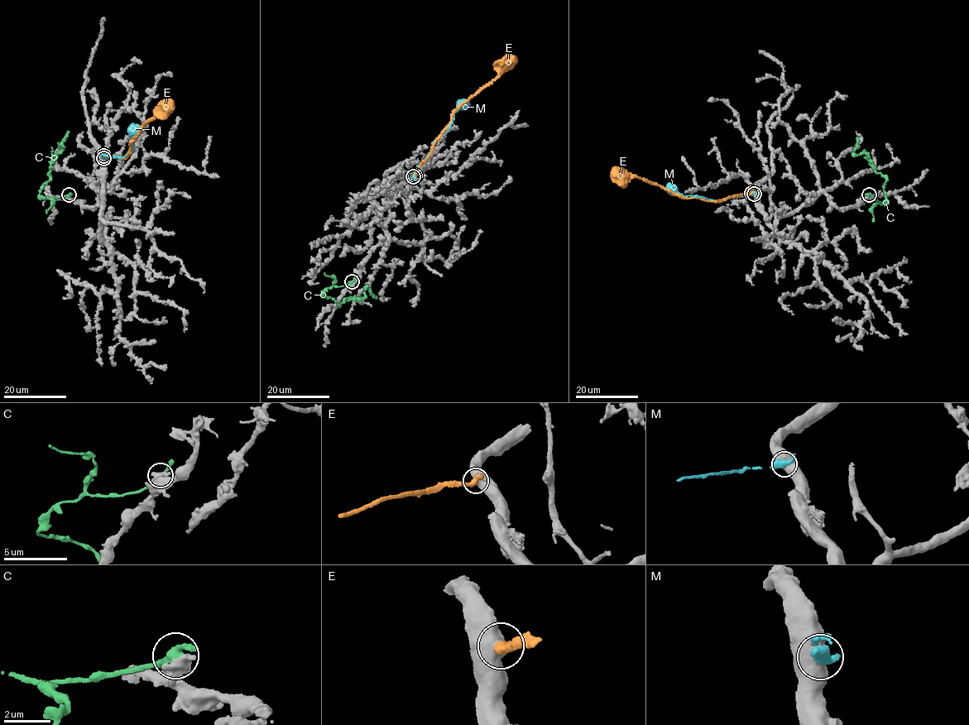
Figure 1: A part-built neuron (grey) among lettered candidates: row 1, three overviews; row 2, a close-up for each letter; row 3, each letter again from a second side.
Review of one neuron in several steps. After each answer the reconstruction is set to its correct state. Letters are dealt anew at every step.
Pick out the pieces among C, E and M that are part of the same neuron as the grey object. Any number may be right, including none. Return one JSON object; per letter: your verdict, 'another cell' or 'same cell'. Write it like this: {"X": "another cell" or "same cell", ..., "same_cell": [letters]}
{"C": "another cell", "E": "another cell", "M": "another cell", "same_cell": []}

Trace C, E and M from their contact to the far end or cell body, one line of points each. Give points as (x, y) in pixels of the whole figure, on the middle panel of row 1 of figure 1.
C: (352, 281), (324, 289), (322, 296), (333, 299), (339, 305), (347, 298), (362, 298), (367, 287), (376, 298)
E: (414, 175), (450, 121), (451, 113), (488, 84), (501, 69), (509, 67), (515, 56)
M: (413, 176), (414, 171), (426, 158), (435, 140), (448, 127), (454, 112), (458, 109), (458, 103), (465, 100)

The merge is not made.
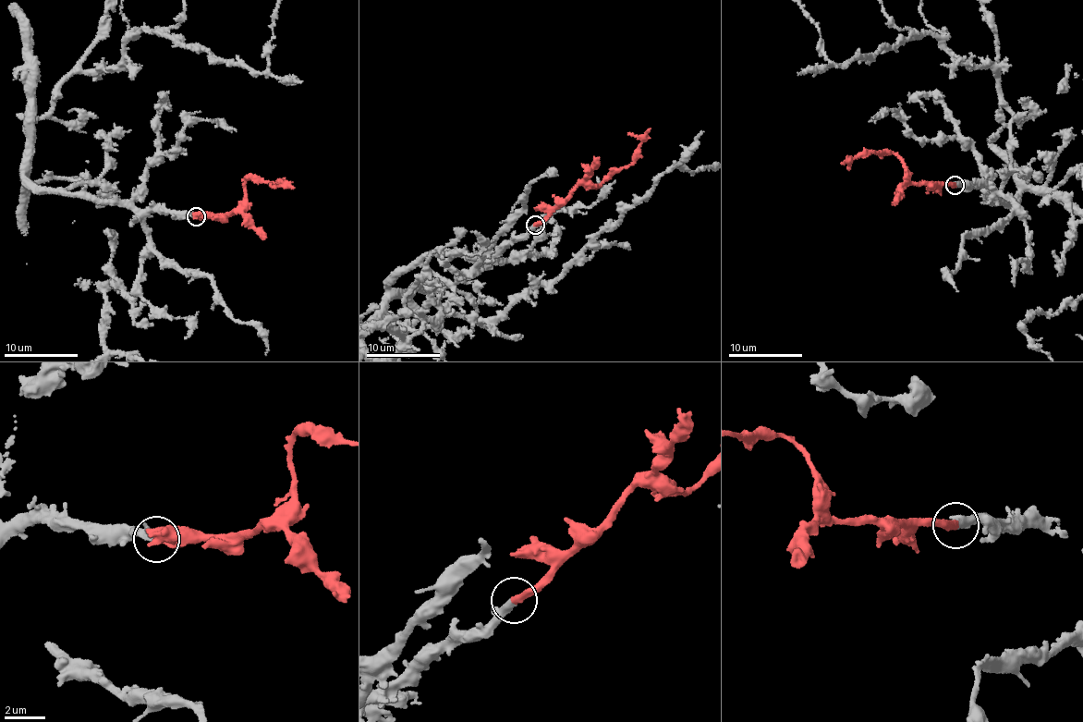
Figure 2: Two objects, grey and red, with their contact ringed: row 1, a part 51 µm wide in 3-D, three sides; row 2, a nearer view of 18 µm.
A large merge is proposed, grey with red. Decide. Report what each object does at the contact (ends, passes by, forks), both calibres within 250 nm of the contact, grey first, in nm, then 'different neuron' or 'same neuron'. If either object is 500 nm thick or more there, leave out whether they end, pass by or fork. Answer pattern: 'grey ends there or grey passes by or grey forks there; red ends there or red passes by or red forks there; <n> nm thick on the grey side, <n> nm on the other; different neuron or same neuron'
grey ends there; red ends there; 380 nm thick on the grey side, 320 nm on the other; same neuron

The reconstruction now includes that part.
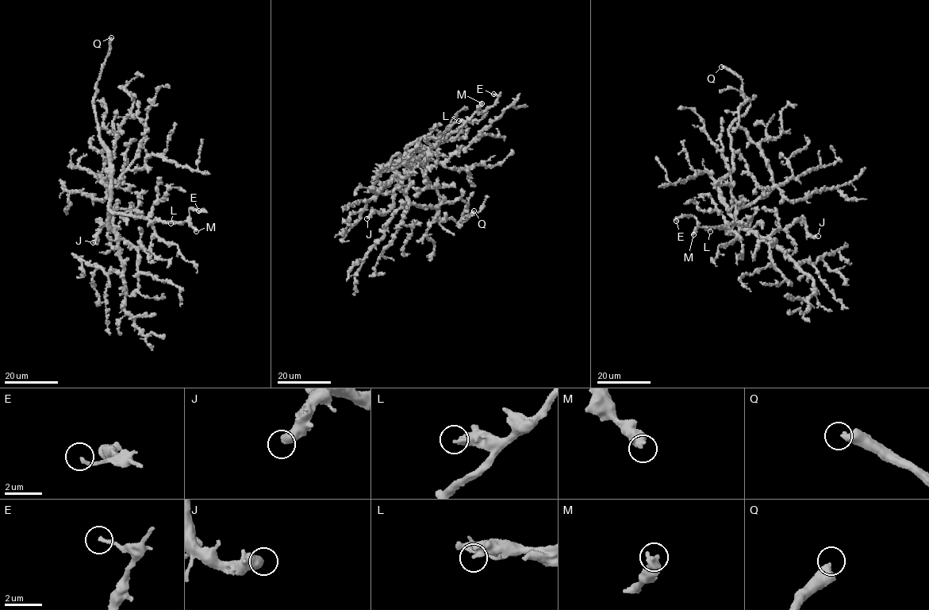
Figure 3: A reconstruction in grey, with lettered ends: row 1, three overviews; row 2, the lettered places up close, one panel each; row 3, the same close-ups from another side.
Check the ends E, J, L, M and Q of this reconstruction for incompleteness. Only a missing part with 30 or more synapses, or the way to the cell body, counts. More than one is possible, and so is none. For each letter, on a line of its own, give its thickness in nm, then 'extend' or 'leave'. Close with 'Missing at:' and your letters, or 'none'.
E: 170 nm | leave
J: 480 nm | extend
L: 400 nm | leave
M: 460 nm | leave
Q: 480 nm | extend
Missing at: J, Q

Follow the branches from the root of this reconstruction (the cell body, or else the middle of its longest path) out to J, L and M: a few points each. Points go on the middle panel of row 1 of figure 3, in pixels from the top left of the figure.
J: (416, 148), (405, 155), (403, 162), (396, 167), (398, 182), (389, 210), (382, 213), (375, 210), (366, 218)
L: (416, 148), (410, 152), (405, 149), (422, 138), (445, 138), (463, 125), (458, 121)
M: (416, 148), (410, 152), (405, 149), (422, 138), (445, 138), (470, 119), (481, 103)

